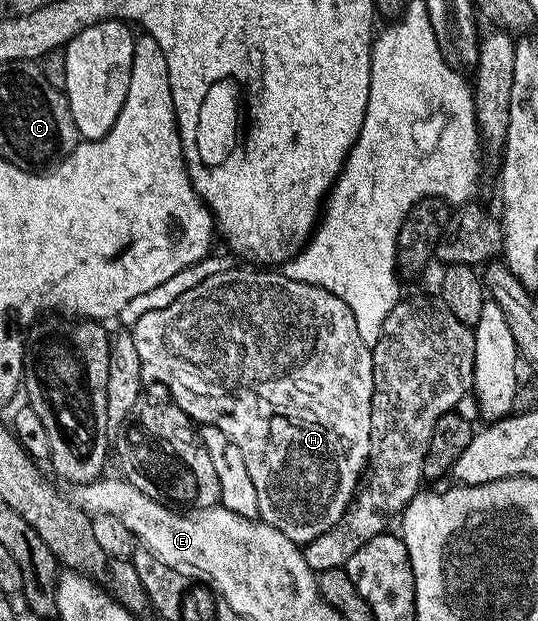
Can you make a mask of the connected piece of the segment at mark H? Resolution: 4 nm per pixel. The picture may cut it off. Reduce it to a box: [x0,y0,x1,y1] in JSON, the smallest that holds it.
[131,265,373,545]

